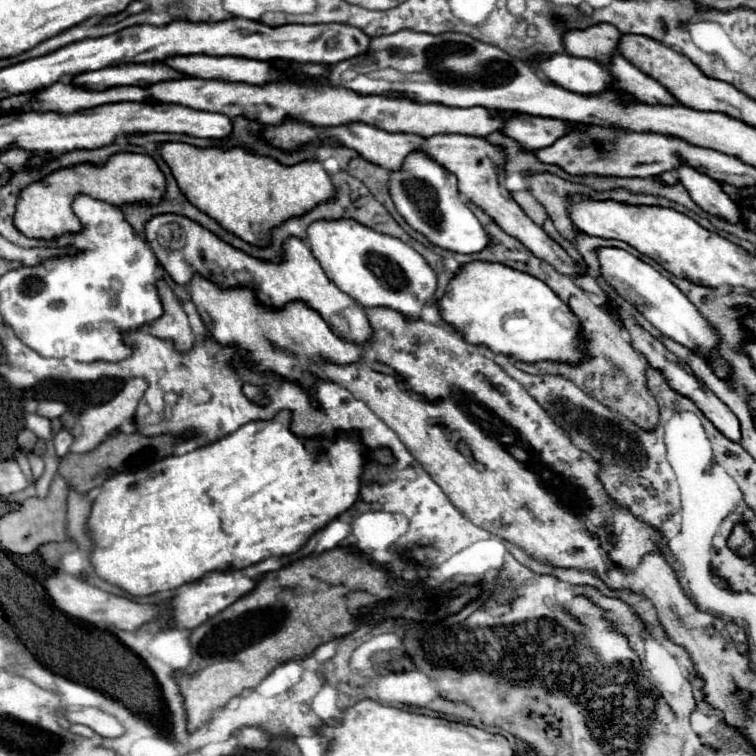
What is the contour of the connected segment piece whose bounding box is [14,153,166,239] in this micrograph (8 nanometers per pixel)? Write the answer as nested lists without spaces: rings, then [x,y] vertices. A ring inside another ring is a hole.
[[[116,153],[104,165],[76,163],[72,167],[62,167],[20,191],[18,207],[14,213],[14,227],[18,227],[18,231],[22,231],[26,237],[40,237],[40,239],[52,239],[62,233],[76,233],[80,231],[80,221],[70,207],[72,197],[76,193],[84,193],[118,207],[122,203],[140,199],[156,203],[164,195],[164,187],[166,187],[164,175],[158,169],[156,161],[148,155]]]

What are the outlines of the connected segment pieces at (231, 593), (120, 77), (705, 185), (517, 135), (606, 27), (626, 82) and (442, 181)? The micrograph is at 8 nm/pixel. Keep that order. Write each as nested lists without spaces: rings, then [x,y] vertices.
[[[226,569],[226,571],[212,571],[206,573],[202,579],[182,585],[178,589],[178,593],[174,595],[174,605],[176,605],[176,613],[172,623],[176,627],[198,627],[204,621],[208,621],[210,617],[214,617],[216,613],[224,611],[226,607],[230,607],[234,601],[238,601],[242,595],[248,595],[254,589],[254,583],[258,581],[258,577],[250,577],[246,575],[244,569]]]
[[[130,63],[118,67],[106,67],[102,71],[88,71],[72,79],[74,85],[102,91],[116,85],[152,85],[166,79],[180,79],[182,75],[164,63]]]
[[[682,163],[682,167],[678,167],[676,177],[688,189],[692,201],[698,207],[702,207],[710,215],[722,217],[730,223],[740,223],[738,205],[722,191],[722,187],[718,187],[718,181],[694,171],[694,167],[686,167],[686,163]]]
[[[516,113],[508,119],[502,133],[516,139],[526,149],[542,149],[556,143],[562,135],[574,131],[574,127],[574,123],[562,123],[560,119],[542,119]]]
[[[596,23],[586,29],[566,31],[562,37],[566,53],[574,57],[594,59],[598,63],[608,63],[610,55],[616,51],[620,39],[620,31],[610,27],[610,23]]]
[[[620,53],[614,55],[614,63],[610,63],[610,71],[614,71],[614,83],[622,83],[634,99],[640,103],[660,103],[660,105],[674,105],[678,103],[674,95],[660,85],[656,79],[642,73],[638,67],[628,63]]]
[[[422,151],[406,155],[402,171],[390,171],[388,191],[396,211],[406,219],[406,223],[434,245],[456,253],[476,253],[488,245],[486,231],[460,199],[460,193],[456,193],[456,177],[440,163],[434,163],[430,155],[422,155]]]

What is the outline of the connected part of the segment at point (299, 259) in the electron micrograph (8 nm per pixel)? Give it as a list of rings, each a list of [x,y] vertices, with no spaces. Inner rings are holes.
[[[154,215],[144,225],[144,235],[154,255],[158,257],[162,269],[178,285],[186,285],[198,271],[222,287],[246,285],[256,289],[258,301],[268,307],[282,307],[290,301],[304,301],[310,309],[318,311],[324,317],[324,321],[332,327],[332,331],[340,339],[352,343],[364,343],[372,333],[364,307],[360,307],[354,299],[350,299],[344,291],[340,291],[334,285],[334,281],[330,281],[324,275],[320,263],[310,253],[308,243],[298,237],[288,237],[282,243],[280,261],[264,261],[246,255],[244,251],[232,247],[230,243],[224,243],[218,235],[206,231],[200,223],[194,223],[192,219],[186,219],[182,215]],[[162,239],[168,239],[170,243],[162,243]]]

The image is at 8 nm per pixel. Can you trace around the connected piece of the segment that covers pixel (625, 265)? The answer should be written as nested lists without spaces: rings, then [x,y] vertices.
[[[598,247],[596,249],[600,261],[600,273],[606,283],[628,303],[632,303],[660,333],[672,337],[674,341],[694,349],[702,355],[712,355],[718,343],[718,333],[706,323],[706,319],[698,313],[698,309],[686,299],[686,295],[664,275],[660,275],[652,265],[640,261],[618,247]]]

